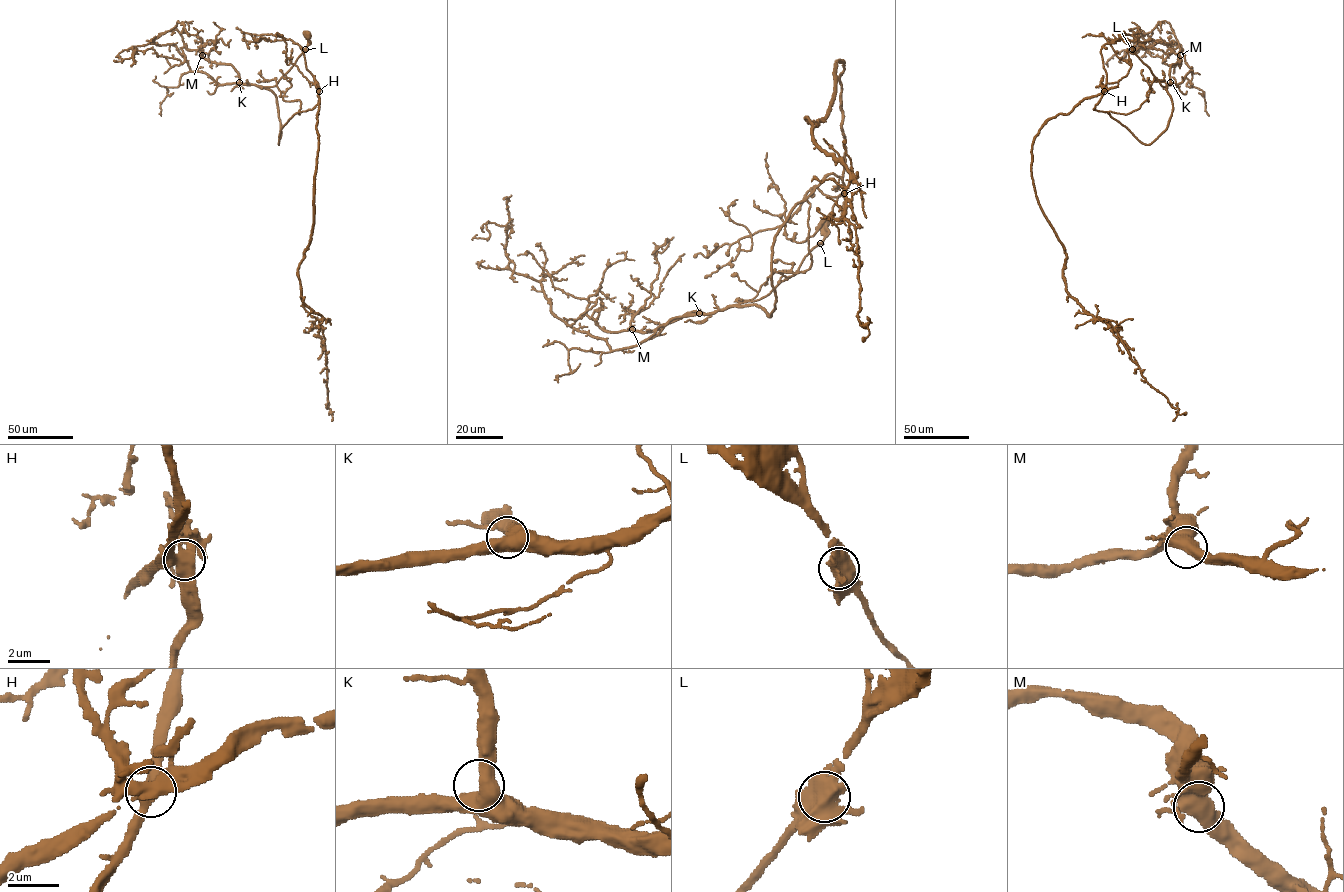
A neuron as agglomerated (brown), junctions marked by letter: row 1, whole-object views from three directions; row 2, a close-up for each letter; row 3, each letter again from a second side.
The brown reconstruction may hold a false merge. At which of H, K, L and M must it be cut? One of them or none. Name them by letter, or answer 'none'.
H

